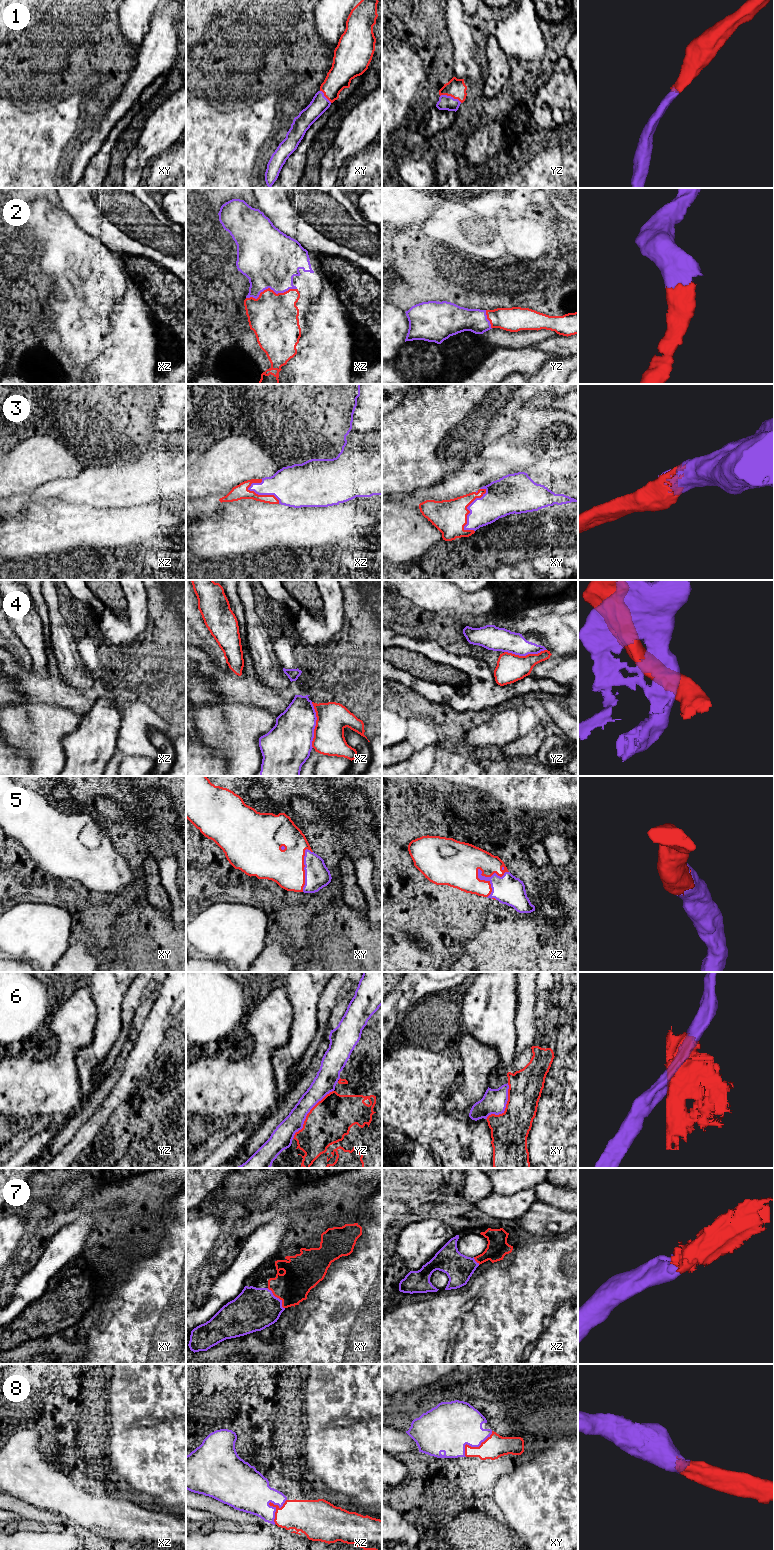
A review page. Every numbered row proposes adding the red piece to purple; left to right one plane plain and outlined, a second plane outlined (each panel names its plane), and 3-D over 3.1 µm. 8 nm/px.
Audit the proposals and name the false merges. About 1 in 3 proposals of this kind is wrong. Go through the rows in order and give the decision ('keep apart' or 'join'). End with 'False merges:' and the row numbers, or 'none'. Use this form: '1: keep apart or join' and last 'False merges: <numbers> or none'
1: join
2: join
3: join
4: keep apart
5: join
6: keep apart
7: join
8: join
False merges: 4, 6

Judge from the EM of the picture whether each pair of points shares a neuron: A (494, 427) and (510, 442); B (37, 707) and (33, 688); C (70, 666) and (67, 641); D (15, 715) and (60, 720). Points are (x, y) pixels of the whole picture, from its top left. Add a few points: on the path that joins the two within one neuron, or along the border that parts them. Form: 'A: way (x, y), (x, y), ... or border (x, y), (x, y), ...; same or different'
A: border (516, 415), (516, 424), (484, 448); different
B: border (34, 700), (43, 700), (59, 706); different
C: way (68, 660), (67, 647); same
D: way (26, 724), (49, 724); same

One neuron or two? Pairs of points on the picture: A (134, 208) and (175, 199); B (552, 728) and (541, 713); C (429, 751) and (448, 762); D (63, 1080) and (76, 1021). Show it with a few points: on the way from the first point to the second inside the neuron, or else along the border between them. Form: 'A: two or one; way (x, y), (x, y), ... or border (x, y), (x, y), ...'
A: two; border (159, 206), (175, 223)
B: one; way (548, 724), (544, 717)
C: two; border (435, 745), (435, 763), (433, 765)
D: one; way (63, 1065), (71, 1036)

